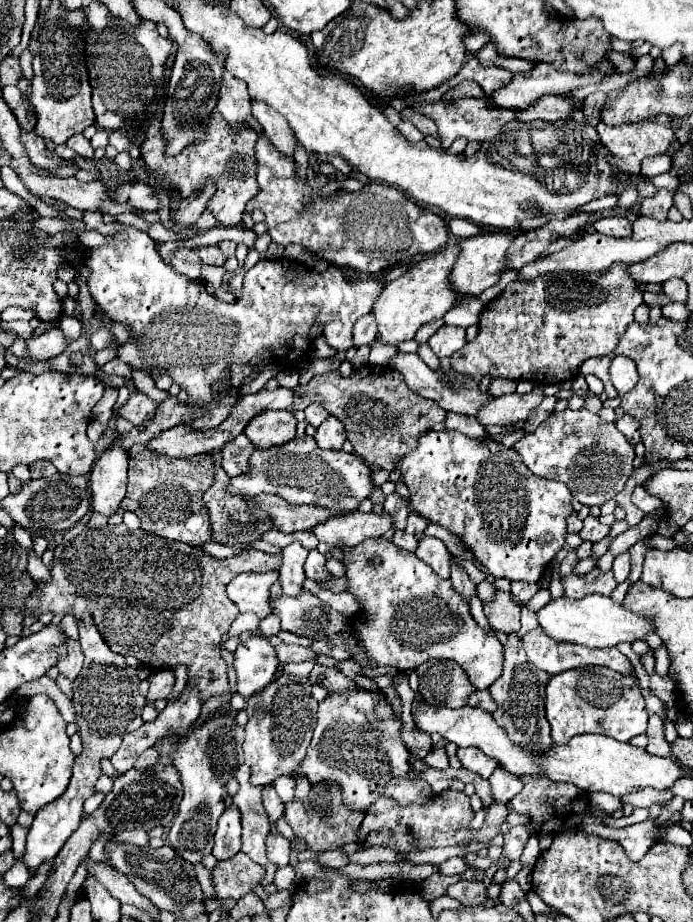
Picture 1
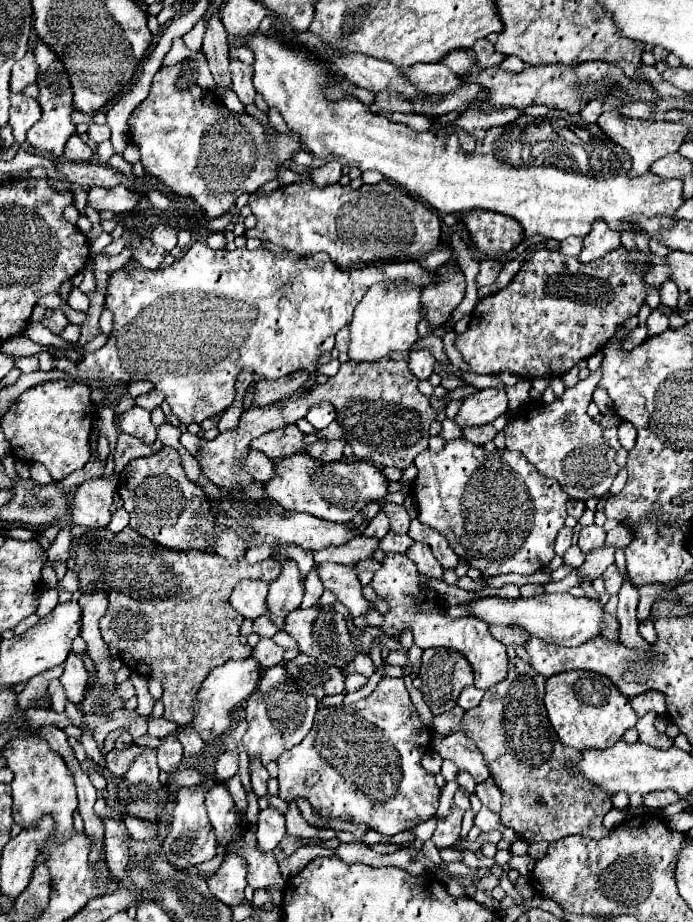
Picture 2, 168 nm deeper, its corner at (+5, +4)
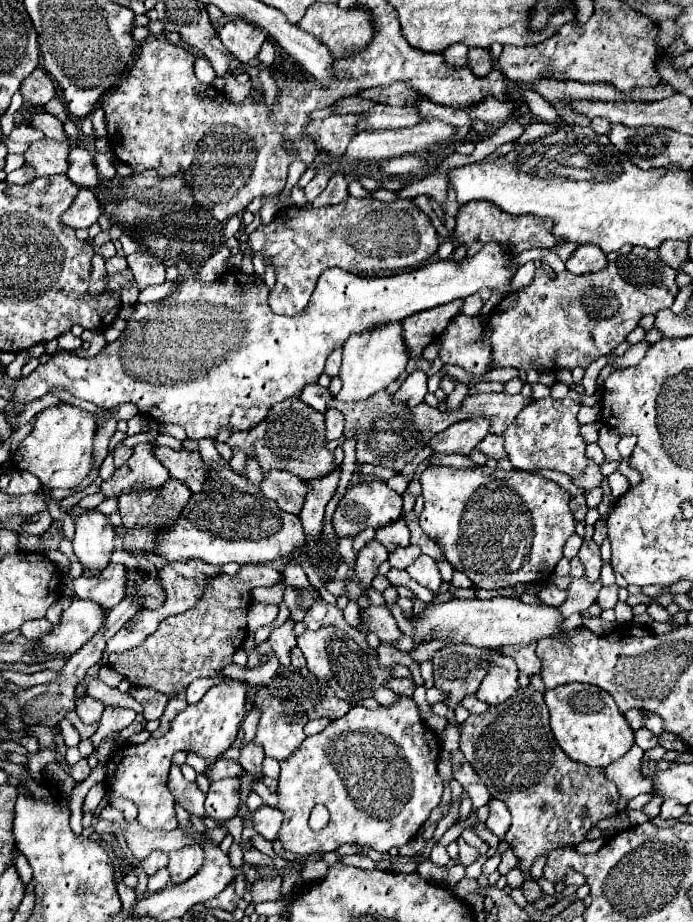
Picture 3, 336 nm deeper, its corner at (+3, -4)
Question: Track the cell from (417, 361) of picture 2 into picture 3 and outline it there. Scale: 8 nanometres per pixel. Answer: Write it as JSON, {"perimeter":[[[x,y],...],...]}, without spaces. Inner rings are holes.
{"perimeter":[[[417,369],[403,381],[399,391],[395,393],[395,401],[415,407],[423,401],[425,393],[427,393],[427,375],[421,369]]]}

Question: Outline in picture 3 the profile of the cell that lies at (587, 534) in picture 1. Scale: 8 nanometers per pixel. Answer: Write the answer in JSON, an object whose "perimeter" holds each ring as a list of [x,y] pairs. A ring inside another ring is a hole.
{"perimeter":[[[593,539],[583,541],[583,545],[579,549],[579,559],[585,565],[585,577],[589,581],[597,581],[601,565],[603,565],[603,559],[601,559],[601,553],[599,553],[599,545]]]}

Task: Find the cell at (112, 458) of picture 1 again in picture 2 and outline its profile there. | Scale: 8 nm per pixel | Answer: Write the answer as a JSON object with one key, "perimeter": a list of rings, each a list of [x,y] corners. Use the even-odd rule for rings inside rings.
{"perimeter":[[[99,477],[83,483],[71,499],[69,511],[73,517],[73,525],[81,525],[87,529],[105,529],[111,521],[111,503],[113,493],[117,491],[117,477]]]}

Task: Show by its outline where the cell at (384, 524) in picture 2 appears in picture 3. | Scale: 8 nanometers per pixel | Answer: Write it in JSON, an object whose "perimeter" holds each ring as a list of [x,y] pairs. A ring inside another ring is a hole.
{"perimeter":[[[369,541],[359,553],[357,553],[357,563],[355,563],[355,571],[359,581],[365,587],[371,587],[373,577],[377,575],[377,567],[379,563],[383,563],[387,559],[387,549],[379,543],[379,541]]]}

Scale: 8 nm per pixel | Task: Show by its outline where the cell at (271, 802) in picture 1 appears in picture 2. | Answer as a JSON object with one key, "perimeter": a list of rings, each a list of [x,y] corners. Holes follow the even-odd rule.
{"perimeter":[[[253,759],[249,771],[251,771],[251,785],[253,785],[255,795],[257,797],[263,797],[267,793],[267,779],[269,779],[267,769],[261,765],[259,759]]]}

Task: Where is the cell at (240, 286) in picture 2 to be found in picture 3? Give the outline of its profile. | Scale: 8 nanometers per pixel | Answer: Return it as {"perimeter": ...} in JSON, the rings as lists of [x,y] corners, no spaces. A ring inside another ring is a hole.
{"perimeter":[[[489,243],[475,257],[467,257],[461,263],[451,259],[433,261],[419,269],[391,275],[391,277],[359,277],[349,271],[331,267],[325,269],[317,281],[317,289],[311,295],[309,305],[293,315],[283,317],[271,311],[267,297],[269,287],[257,273],[225,273],[215,281],[201,281],[199,267],[187,275],[179,287],[161,301],[135,303],[131,317],[121,337],[109,343],[99,355],[81,359],[71,353],[55,353],[43,365],[39,365],[29,377],[21,377],[13,389],[13,401],[25,403],[49,393],[51,387],[69,391],[73,397],[95,403],[97,407],[117,407],[121,403],[135,403],[141,413],[151,415],[161,423],[177,423],[187,431],[189,439],[217,437],[219,429],[233,427],[235,431],[247,431],[261,423],[275,403],[297,399],[307,383],[317,383],[325,369],[325,361],[335,347],[341,347],[351,333],[367,331],[389,321],[401,321],[417,311],[425,311],[455,299],[465,299],[483,287],[501,289],[505,295],[511,291],[511,253],[499,243]]]}

